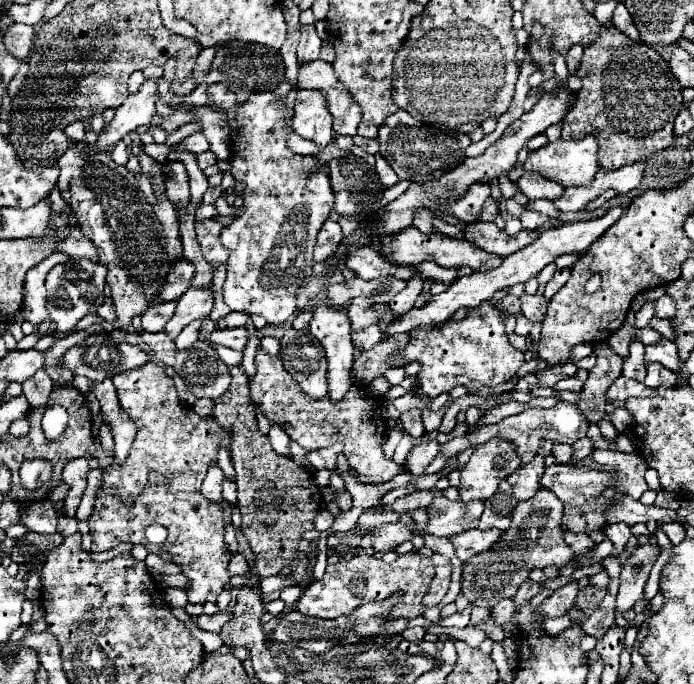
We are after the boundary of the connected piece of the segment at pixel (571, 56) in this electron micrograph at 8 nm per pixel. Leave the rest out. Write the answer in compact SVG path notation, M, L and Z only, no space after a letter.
M575 45L575 47L569 49L569 53L567 53L567 67L569 67L571 75L577 73L579 65L581 65L581 57L583 57L583 49L579 45Z

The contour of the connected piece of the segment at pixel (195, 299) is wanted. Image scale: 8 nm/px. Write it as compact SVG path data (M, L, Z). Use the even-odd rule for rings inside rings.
M191 287L187 293L183 293L177 301L177 309L175 315L167 321L165 325L165 333L175 339L191 321L195 319L203 319L211 313L213 309L213 289L197 289Z

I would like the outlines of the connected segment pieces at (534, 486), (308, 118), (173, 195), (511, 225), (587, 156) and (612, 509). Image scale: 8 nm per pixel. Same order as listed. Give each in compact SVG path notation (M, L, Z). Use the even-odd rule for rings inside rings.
M535 457L531 463L521 465L517 471L513 471L507 481L513 487L513 495L519 501L527 501L531 499L537 491L539 491L539 481L541 481L541 473L543 473L543 457Z
M299 89L295 101L295 115L291 121L291 129L299 137L315 141L317 145L325 147L333 137L331 119L333 117L329 117L321 93L311 89Z
M167 161L165 163L167 169L171 169L171 177L165 177L165 185L167 185L167 197L173 205L189 203L189 179L187 179L187 171L183 167L181 161Z
M502 197L500 203L500 214L503 216L505 223L506 223L506 232L509 236L517 235L522 229L522 224L518 218L514 218L513 216L509 215L505 208L505 198Z
M577 137L577 141L555 141L547 143L545 147L531 151L527 155L527 161L523 165L515 165L511 171L507 171L507 177L511 183L517 183L519 177L525 173L539 173L541 177L547 177L555 183L561 183L565 187L569 185L589 185L593 181L593 175L599 171L597 161L597 137Z
M625 497L621 501L615 501L613 505L609 505L609 509L605 511L605 517L607 517L607 525L611 523L617 523L617 521L623 521L627 523L629 527L635 525L635 523L645 523L649 519L655 519L655 521L661 521L661 517L675 517L675 511L669 511L669 509L661 509L661 507L655 507L655 505L649 505L645 507L641 501L635 501L631 497Z

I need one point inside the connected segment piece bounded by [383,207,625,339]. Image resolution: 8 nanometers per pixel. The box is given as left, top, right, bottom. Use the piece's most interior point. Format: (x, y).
(469, 291)

